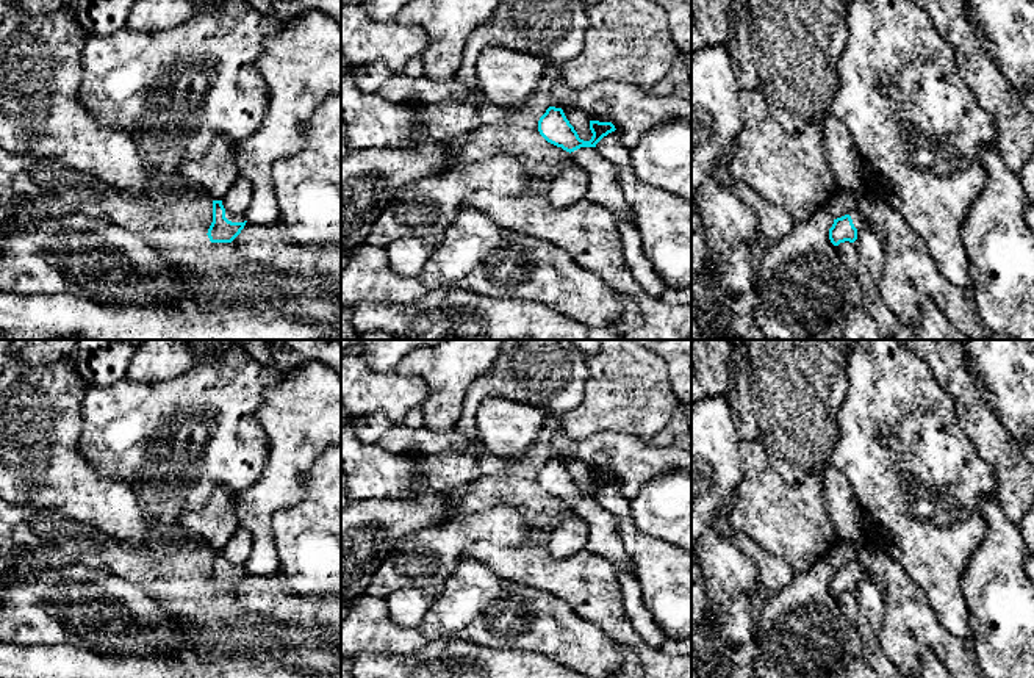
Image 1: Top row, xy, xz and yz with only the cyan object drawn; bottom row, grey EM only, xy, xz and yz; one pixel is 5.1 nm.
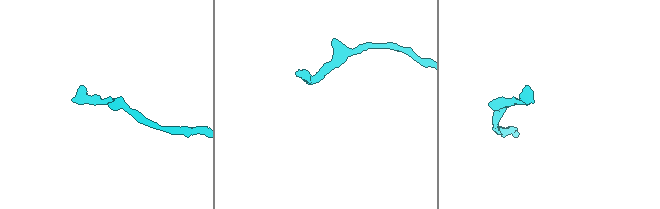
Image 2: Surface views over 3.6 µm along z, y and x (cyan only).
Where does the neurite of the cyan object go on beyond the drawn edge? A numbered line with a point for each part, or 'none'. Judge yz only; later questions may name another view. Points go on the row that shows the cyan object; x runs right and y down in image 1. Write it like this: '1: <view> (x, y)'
1: yz (859, 221)

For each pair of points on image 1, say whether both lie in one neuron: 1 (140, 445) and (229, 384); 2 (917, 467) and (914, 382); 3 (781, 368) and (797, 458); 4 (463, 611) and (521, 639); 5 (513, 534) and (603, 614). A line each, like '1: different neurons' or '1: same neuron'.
1: same neuron
2: same neuron
3: same neuron
4: same neuron
5: different neurons

